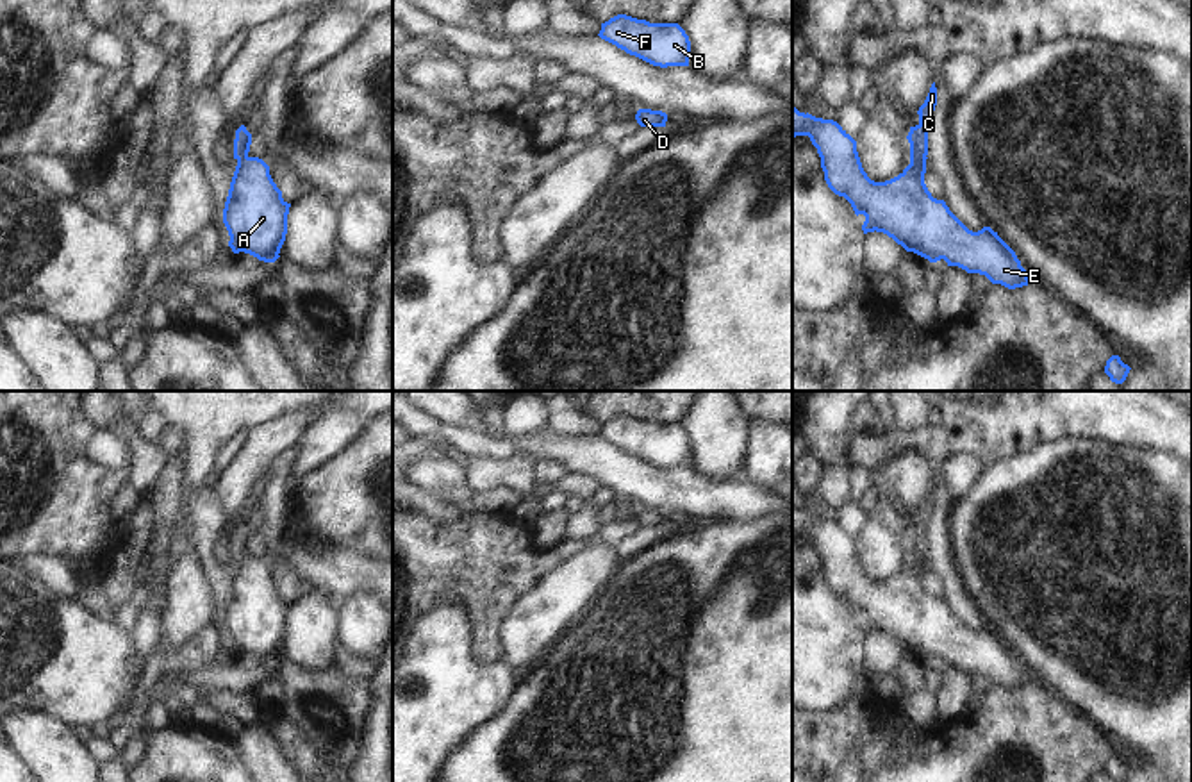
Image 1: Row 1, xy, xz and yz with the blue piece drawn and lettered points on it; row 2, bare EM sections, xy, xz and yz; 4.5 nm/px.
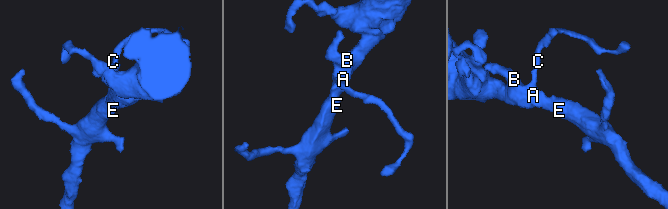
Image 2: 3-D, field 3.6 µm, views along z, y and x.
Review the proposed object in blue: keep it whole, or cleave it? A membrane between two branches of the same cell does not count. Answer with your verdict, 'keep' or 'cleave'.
keep

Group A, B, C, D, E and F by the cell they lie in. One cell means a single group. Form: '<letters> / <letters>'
A B C D E F

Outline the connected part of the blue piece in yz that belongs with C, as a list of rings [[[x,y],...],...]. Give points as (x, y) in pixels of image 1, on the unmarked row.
[[[935,482],[919,507],[919,523],[910,527],[910,564],[894,578],[874,582],[862,568],[857,541],[833,520],[815,518],[792,507],[792,537],[808,536],[821,557],[828,587],[844,596],[855,614],[864,614],[864,634],[883,632],[930,662],[944,659],[967,673],[985,675],[1008,689],[1028,686],[1015,652],[983,627],[969,630],[924,584],[928,527],[937,505]]]

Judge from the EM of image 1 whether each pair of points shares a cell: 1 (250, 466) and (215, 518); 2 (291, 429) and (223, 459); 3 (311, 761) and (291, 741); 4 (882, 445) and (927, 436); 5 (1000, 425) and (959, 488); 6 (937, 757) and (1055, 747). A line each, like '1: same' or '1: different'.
1: different
2: different
3: same
4: same
5: different
6: same

